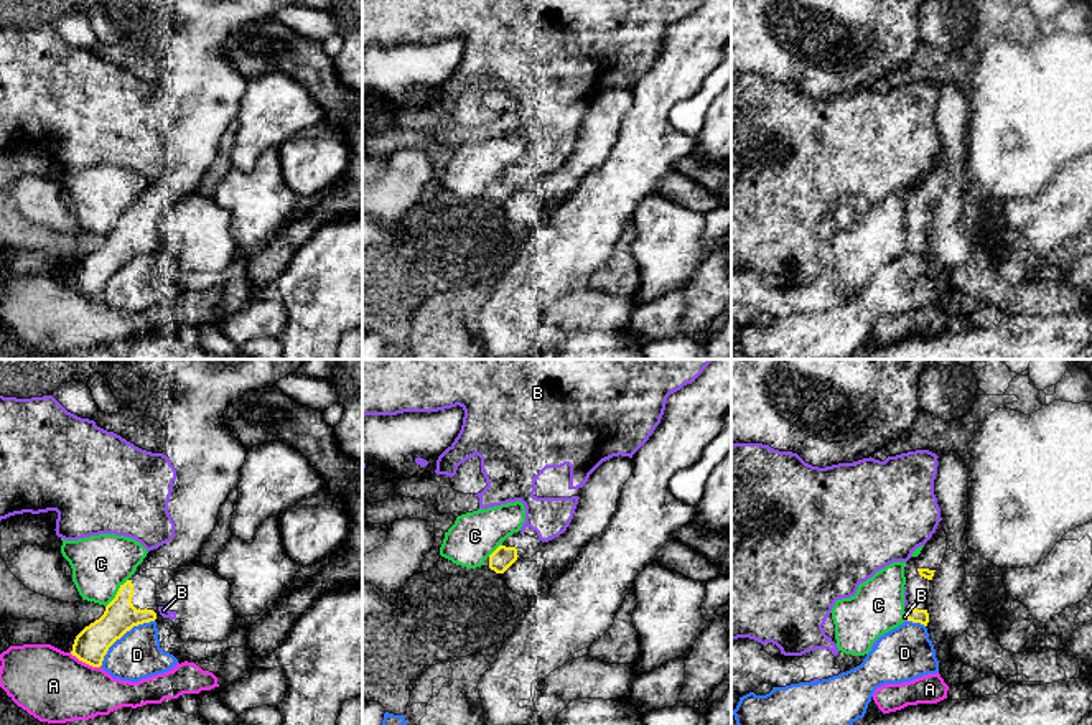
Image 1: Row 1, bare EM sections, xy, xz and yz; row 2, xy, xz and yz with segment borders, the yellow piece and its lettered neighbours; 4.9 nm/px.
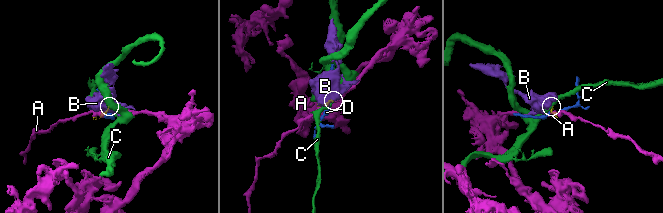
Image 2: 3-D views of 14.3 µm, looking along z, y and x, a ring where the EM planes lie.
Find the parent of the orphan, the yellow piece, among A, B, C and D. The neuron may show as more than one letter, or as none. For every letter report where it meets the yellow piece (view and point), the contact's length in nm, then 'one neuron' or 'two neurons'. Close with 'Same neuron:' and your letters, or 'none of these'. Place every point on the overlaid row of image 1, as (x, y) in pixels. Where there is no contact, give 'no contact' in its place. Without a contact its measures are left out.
A: meets yellow in xy at (84, 661); contact 170 nm long; two neurons
B: meets yellow in yz at (906, 617); contact 30 nm long; two neurons
C: meets yellow in xy at (117, 594); contact 180 nm long; two neurons
D: meets yellow in xy at (122, 635); contact 360 nm long; two neurons
Same neuron: none of these

